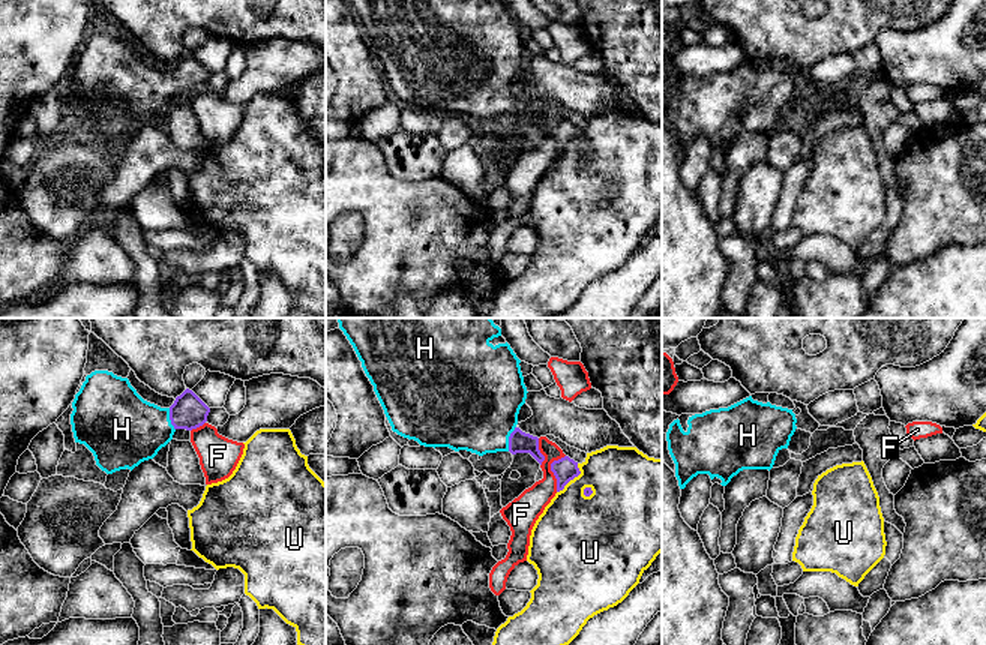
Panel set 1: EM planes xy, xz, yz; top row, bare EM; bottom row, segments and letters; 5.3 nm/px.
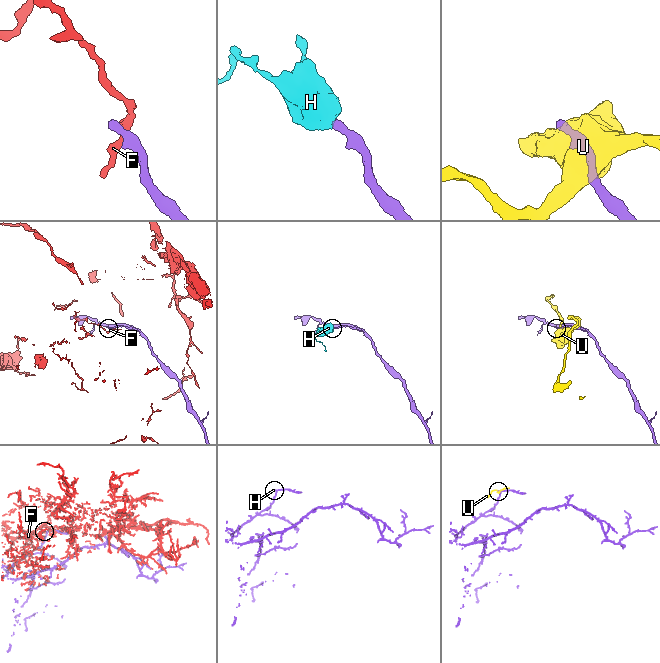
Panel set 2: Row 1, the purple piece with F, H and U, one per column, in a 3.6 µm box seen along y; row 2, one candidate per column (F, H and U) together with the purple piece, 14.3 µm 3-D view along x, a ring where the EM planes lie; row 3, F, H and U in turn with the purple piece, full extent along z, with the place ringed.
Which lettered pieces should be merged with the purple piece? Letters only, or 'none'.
H

